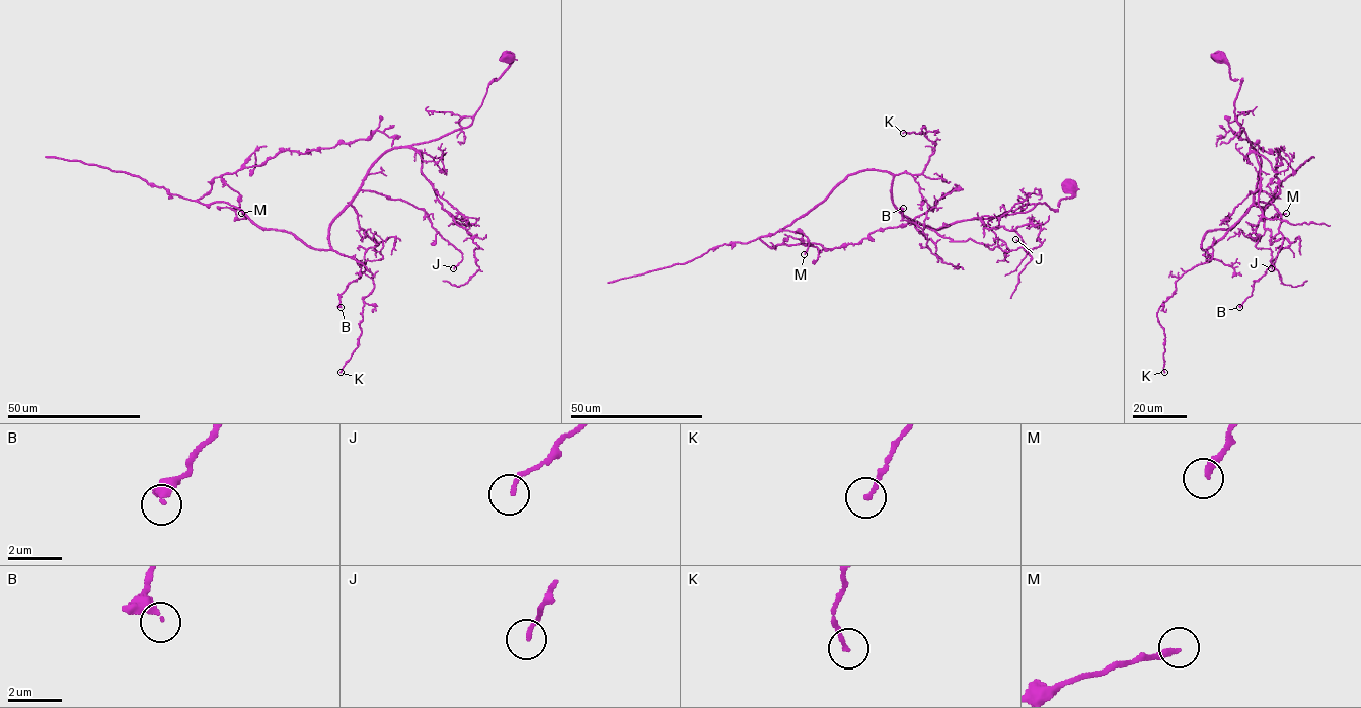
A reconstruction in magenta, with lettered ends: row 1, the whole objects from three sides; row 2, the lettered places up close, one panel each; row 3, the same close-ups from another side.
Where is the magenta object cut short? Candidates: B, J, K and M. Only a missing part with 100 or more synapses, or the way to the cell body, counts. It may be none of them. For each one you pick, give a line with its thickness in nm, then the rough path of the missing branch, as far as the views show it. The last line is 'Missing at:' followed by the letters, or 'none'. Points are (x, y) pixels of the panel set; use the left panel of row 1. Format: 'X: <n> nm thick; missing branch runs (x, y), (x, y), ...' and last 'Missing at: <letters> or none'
Missing at: none

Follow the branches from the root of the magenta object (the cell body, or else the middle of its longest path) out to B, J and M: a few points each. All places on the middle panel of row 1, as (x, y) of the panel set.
B: (1069, 189), (1057, 210), (1038, 203), (940, 229), (913, 221), (940, 258), (902, 219), (903, 208)
J: (1069, 189), (1057, 210), (1038, 203), (940, 229), (922, 225), (992, 249), (1025, 245), (1015, 239)
M: (1069, 189), (1057, 210), (932, 229), (895, 206), (892, 174), (862, 169), (760, 238), (800, 231), (804, 254)

